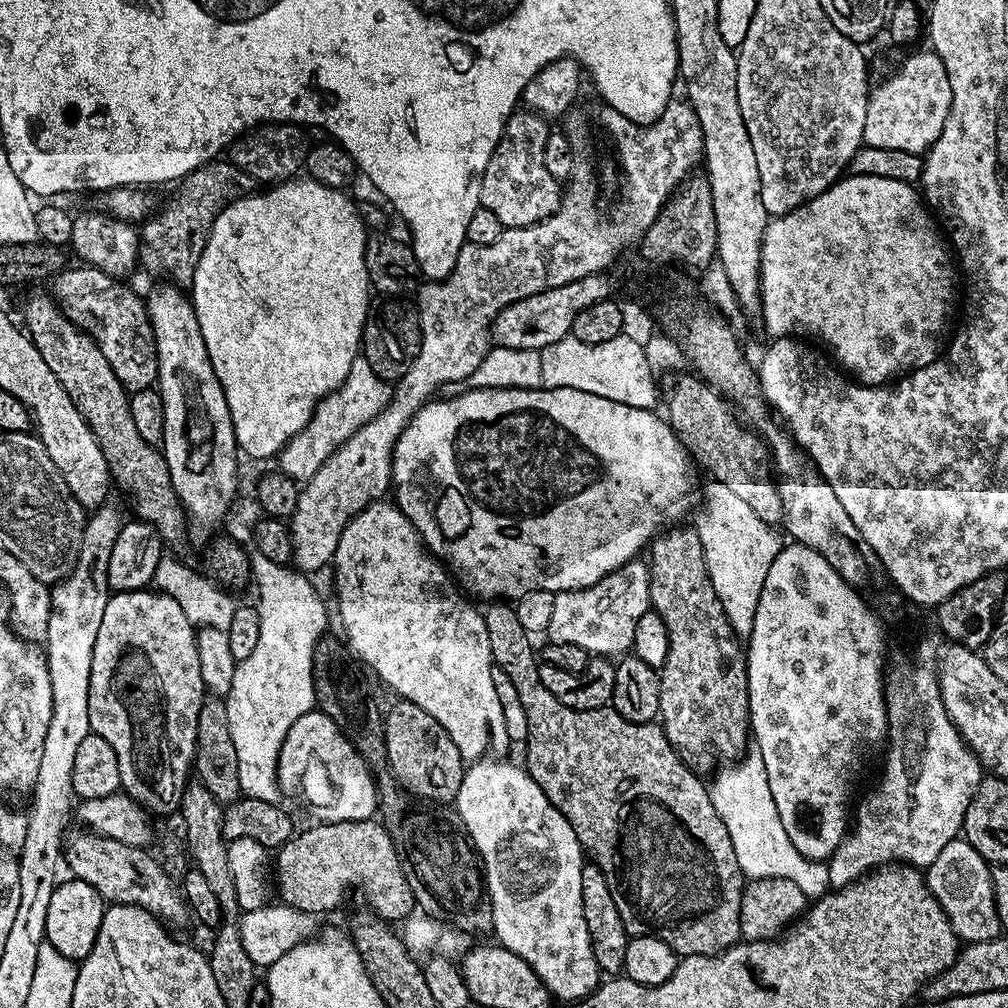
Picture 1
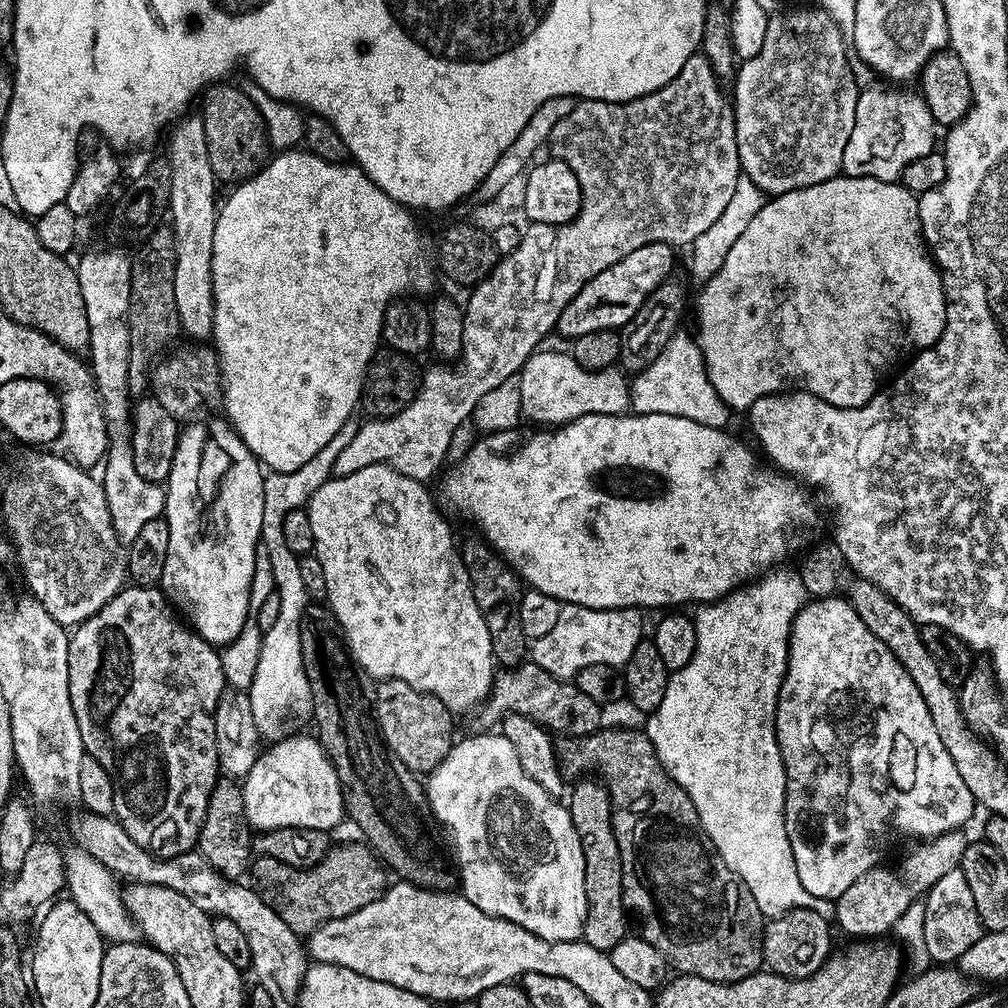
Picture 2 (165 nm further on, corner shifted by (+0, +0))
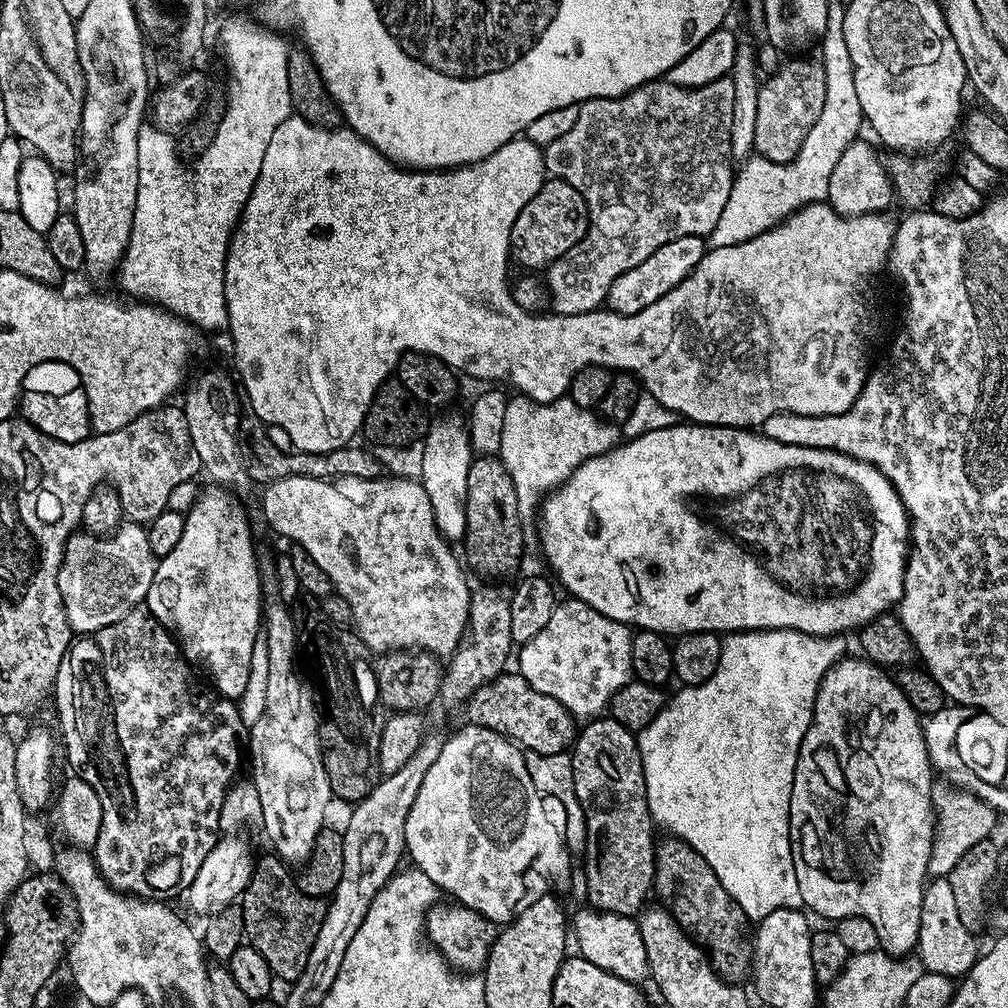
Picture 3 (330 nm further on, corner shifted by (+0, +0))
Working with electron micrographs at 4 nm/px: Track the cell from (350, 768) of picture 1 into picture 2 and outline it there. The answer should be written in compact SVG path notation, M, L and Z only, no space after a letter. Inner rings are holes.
M315 735L292 736L289 740L280 738L272 749L261 751L253 769L243 778L244 819L249 829L256 828L260 832L269 832L275 828L304 828L333 831L345 819L344 792L337 776L332 760L329 759L324 745Z

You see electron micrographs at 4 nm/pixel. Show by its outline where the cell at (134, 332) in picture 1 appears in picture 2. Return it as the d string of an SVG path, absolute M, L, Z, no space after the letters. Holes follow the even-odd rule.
M177 347L176 356L168 354L157 360L150 377L151 395L162 402L162 406L174 419L181 422L191 422L203 417L207 408L219 409L222 404L222 373L220 357L217 356L215 347L192 347L196 348Z

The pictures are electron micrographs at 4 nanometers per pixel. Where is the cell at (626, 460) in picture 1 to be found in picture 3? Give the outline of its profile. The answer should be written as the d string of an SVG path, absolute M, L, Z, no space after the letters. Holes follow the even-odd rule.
M677 422L662 430L650 430L650 434L633 436L625 439L608 452L600 456L591 456L584 460L582 466L570 474L570 478L560 485L555 492L548 493L542 501L542 507L538 512L540 520L540 548L548 559L550 567L556 571L555 579L560 579L559 587L565 588L569 597L586 602L598 614L606 614L606 618L614 618L618 622L627 624L636 630L645 632L659 632L665 638L679 638L690 635L692 632L715 632L727 634L729 632L762 632L766 628L785 628L795 632L805 632L811 636L838 636L860 630L864 625L871 623L876 617L895 609L899 605L904 593L904 565L908 563L910 551L910 521L904 503L898 498L894 486L879 472L873 464L862 462L853 456L847 456L834 450L825 448L811 448L810 446L790 446L786 442L774 442L769 436L765 436L756 430L745 430L742 428L730 428L727 426L709 426L706 424L693 424L691 422Z

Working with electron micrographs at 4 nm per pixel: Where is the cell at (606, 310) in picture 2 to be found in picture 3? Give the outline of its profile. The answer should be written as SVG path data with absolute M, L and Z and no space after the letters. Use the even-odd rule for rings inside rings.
M702 236L674 238L674 242L666 242L666 246L654 250L654 254L646 258L646 262L634 266L634 270L626 270L626 274L622 274L616 279L614 286L610 286L606 301L607 311L629 316L644 312L646 306L654 306L658 298L670 294L670 290L677 288L691 274L705 251L706 240Z

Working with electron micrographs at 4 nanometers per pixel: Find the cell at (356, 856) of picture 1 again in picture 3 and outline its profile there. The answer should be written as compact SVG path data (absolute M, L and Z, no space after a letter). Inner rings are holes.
M269 854L255 861L252 877L244 890L244 934L253 948L266 958L277 981L295 982L306 970L310 946L318 938L318 926L324 917L325 901L318 896L308 896L290 873L289 865L279 856Z

